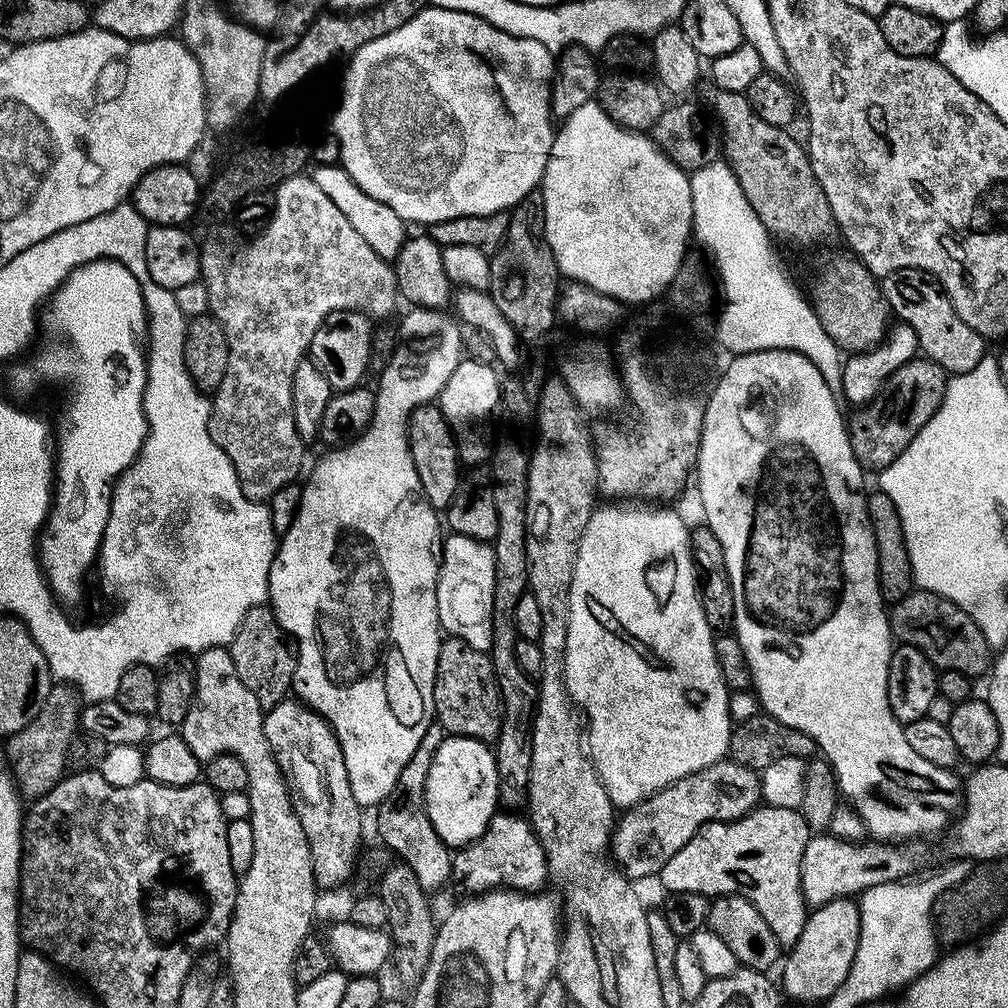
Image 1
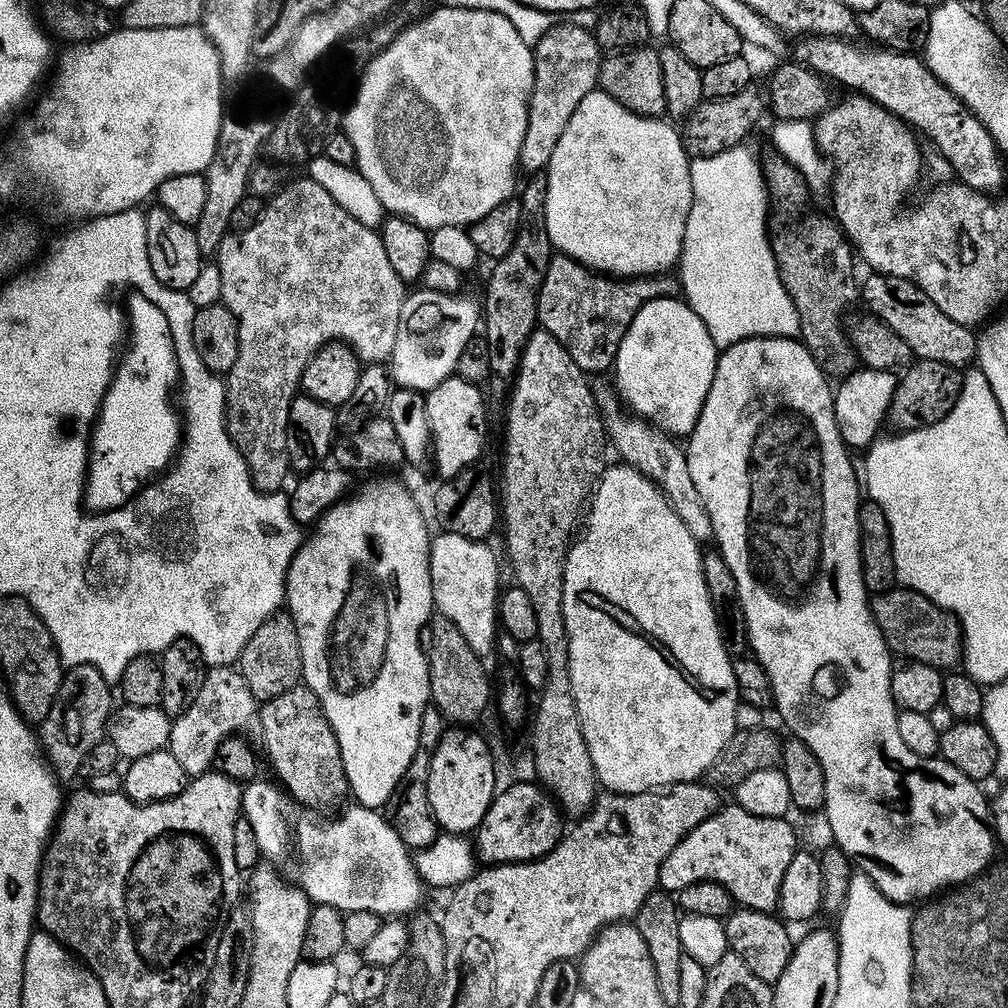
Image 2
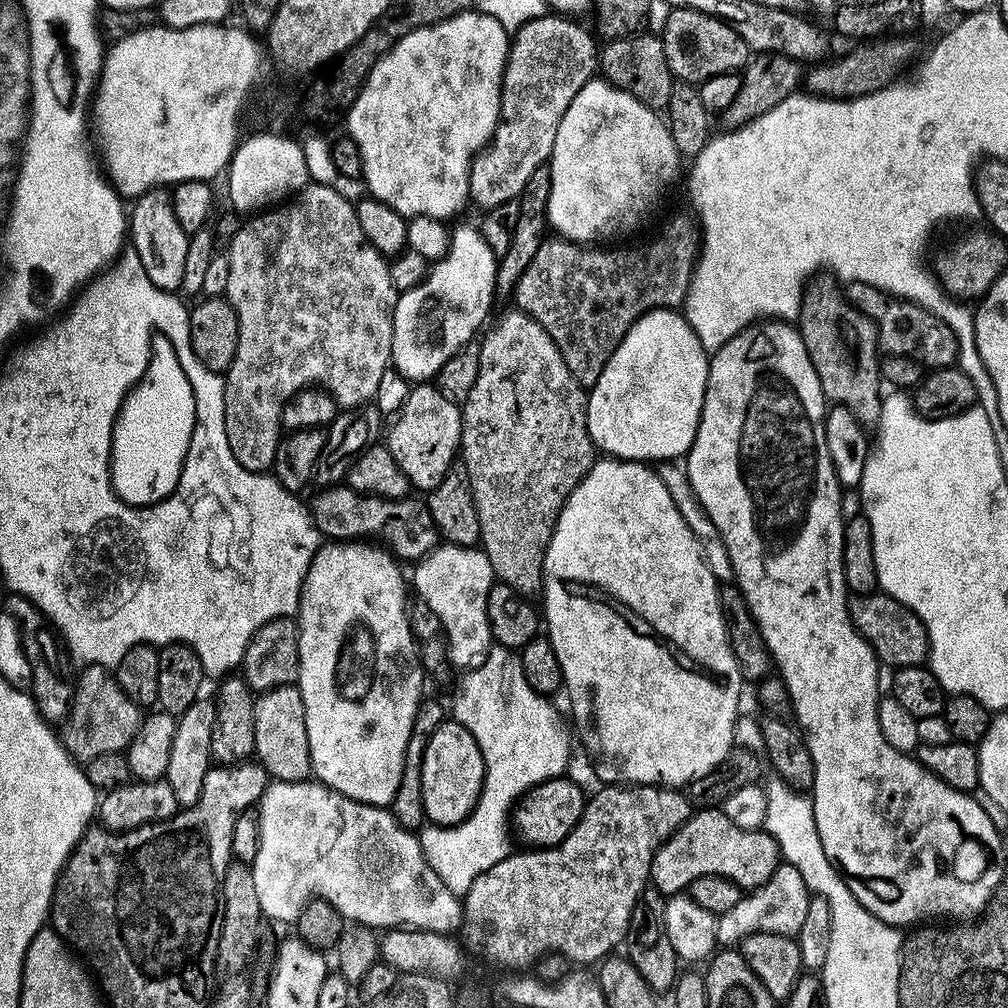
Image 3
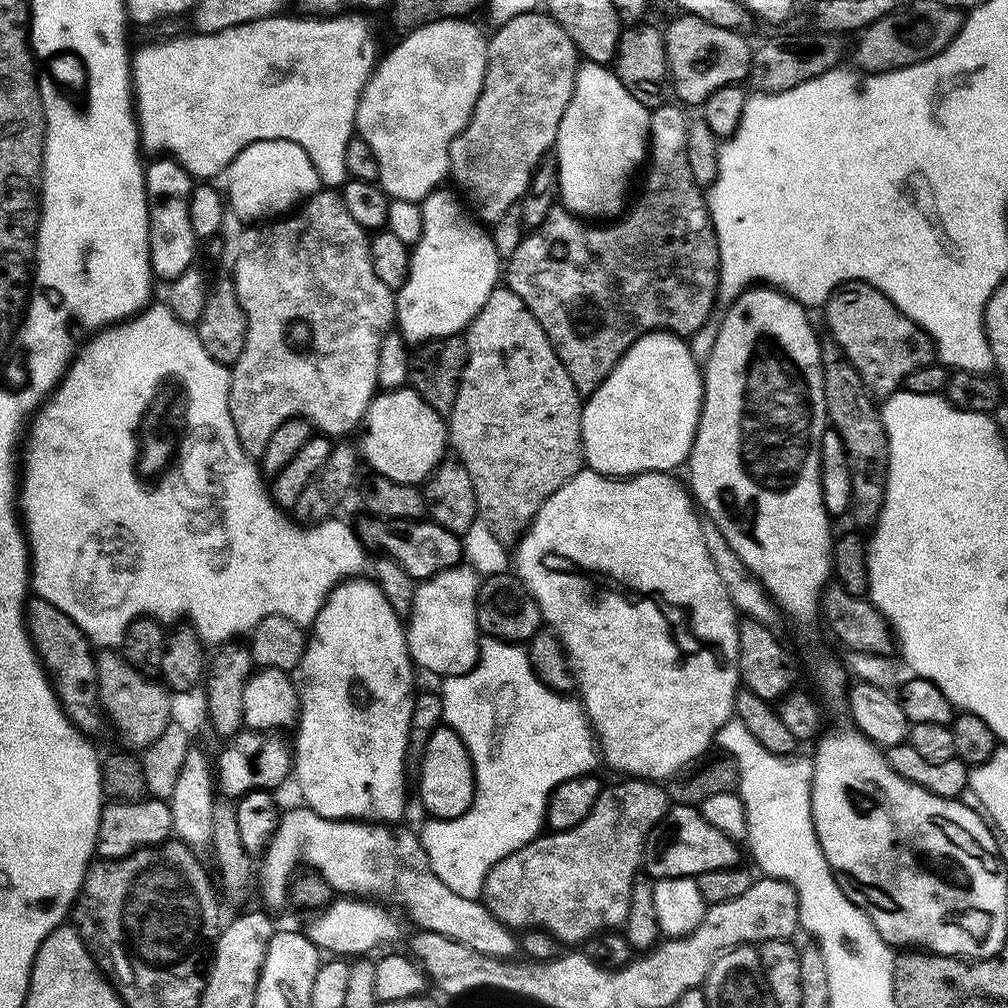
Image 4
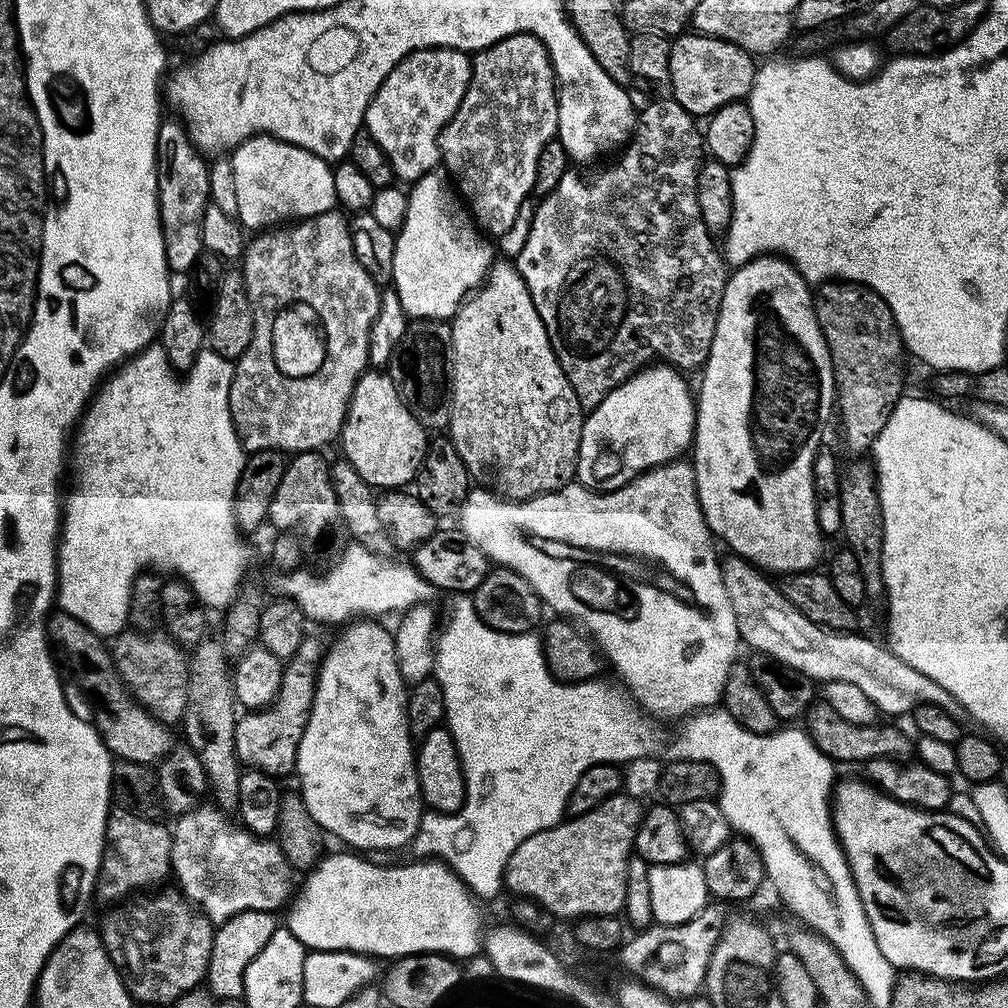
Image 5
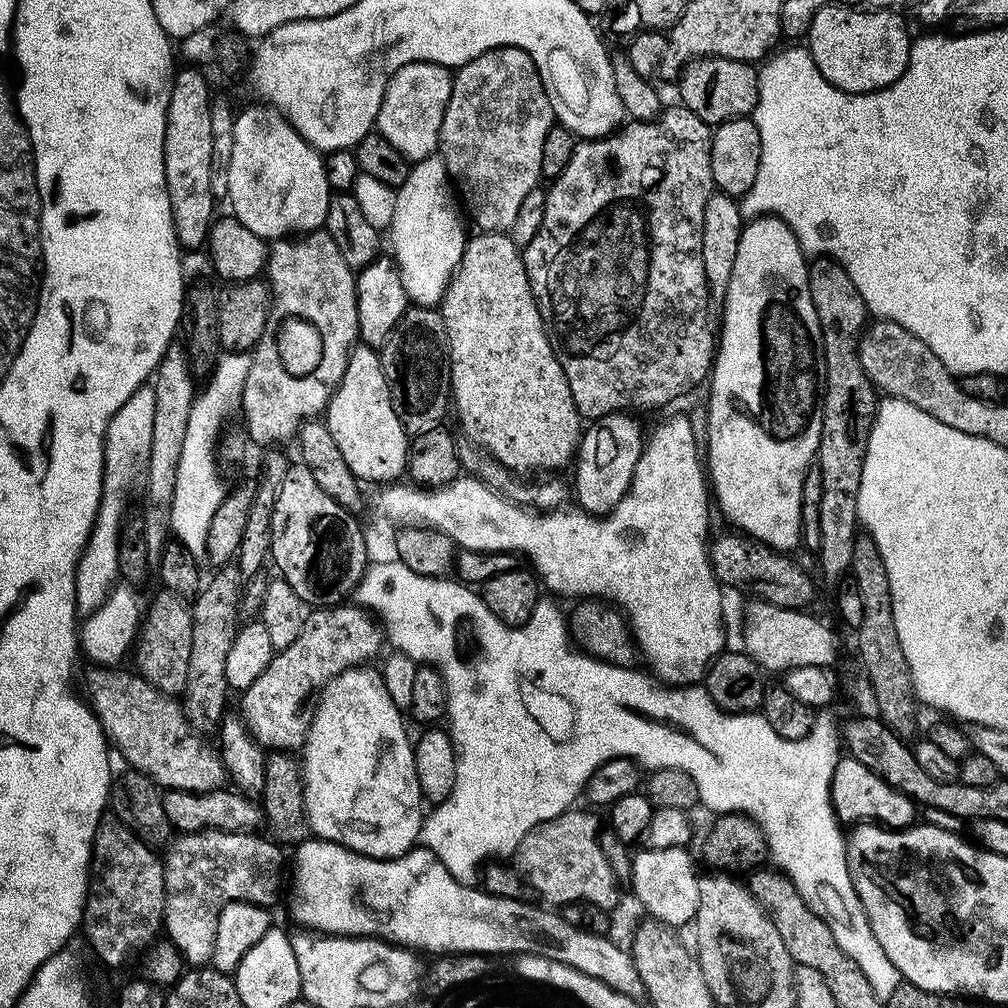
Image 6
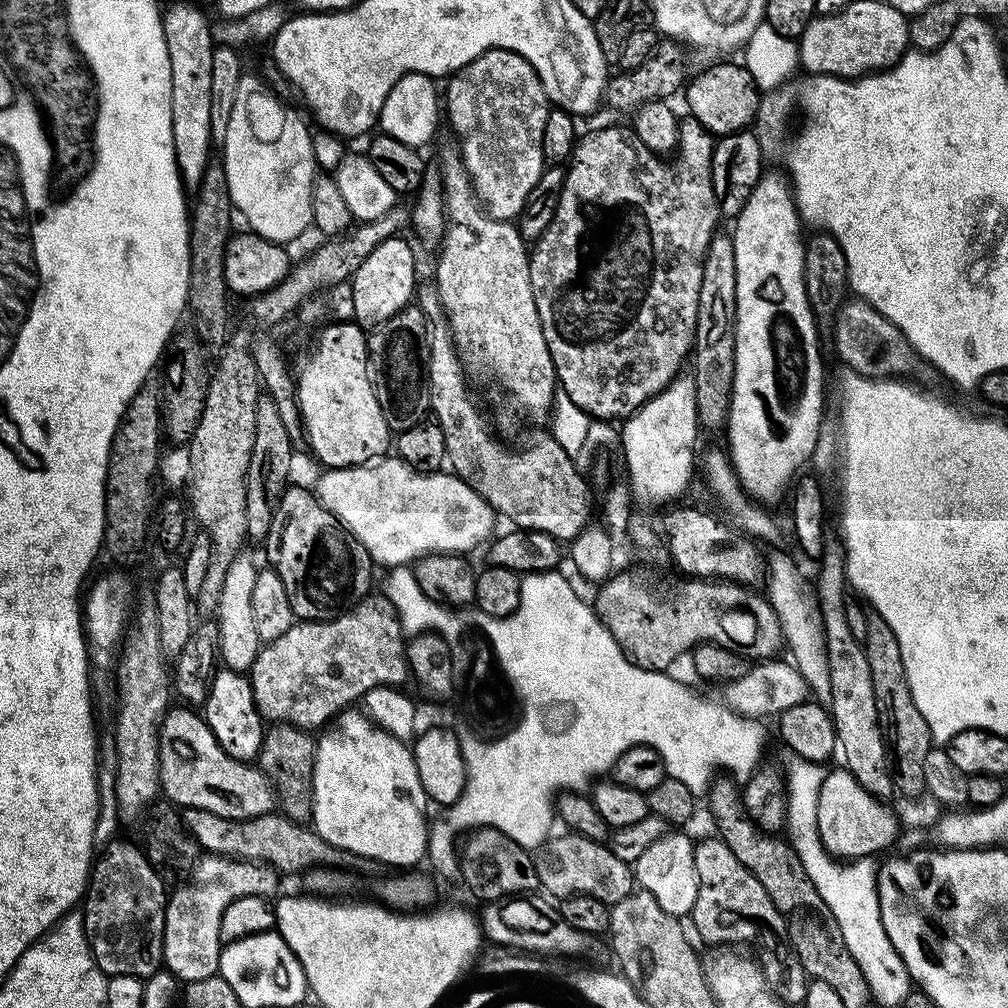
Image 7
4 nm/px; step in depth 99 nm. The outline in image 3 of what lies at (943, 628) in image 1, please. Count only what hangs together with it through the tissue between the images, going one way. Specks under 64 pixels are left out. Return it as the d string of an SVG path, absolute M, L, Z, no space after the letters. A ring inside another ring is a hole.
M883 594L853 595L848 601L848 613L857 632L872 645L881 665L892 664L893 669L920 666L928 659L928 635L924 624L911 608Z

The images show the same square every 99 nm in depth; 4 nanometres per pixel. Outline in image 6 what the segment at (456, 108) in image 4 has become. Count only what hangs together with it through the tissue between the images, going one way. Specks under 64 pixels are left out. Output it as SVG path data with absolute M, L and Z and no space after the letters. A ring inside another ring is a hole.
M419 60L402 66L392 75L378 110L376 128L386 142L396 147L409 161L424 160L437 151L440 127L450 102L453 73L434 62Z

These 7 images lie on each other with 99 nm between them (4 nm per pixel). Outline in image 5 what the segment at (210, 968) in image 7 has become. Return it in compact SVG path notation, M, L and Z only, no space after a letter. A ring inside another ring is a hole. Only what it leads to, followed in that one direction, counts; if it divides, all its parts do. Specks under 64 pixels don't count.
M204 802L199 806L192 808L189 812L181 812L175 817L176 825L173 823L171 825L170 831L172 833L172 871L171 875L176 876L176 880L180 885L178 885L179 891L183 896L190 901L193 906L195 906L199 911L203 912L209 920L212 921L213 925L219 926L225 924L231 916L238 914L239 912L245 912L246 910L258 910L259 912L271 912L275 913L276 908L283 909L285 905L289 903L290 897L294 892L294 884L292 888L292 878L294 878L294 871L291 865L288 864L286 857L283 856L283 852L280 849L277 841L272 838L265 838L263 836L254 836L247 828L243 826L237 826L231 824L230 821L225 816L225 813L221 811L219 807L213 806L211 803Z

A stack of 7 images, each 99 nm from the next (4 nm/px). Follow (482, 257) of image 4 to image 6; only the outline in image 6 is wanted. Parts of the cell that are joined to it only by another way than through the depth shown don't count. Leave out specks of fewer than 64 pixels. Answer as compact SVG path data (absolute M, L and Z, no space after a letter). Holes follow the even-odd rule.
M433 154L424 160L415 161L405 184L396 192L390 227L392 240L396 243L394 259L400 268L408 299L413 305L439 305L470 239L469 233L464 233L463 219L461 205L454 195L454 185L448 178L442 157Z

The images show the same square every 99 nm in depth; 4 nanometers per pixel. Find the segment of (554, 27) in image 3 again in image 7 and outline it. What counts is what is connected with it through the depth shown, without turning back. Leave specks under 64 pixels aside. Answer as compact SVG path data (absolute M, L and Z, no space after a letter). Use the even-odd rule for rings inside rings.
M489 48L447 77L446 124L456 135L476 199L495 220L515 221L545 172L542 130L550 101L534 66L516 52Z

